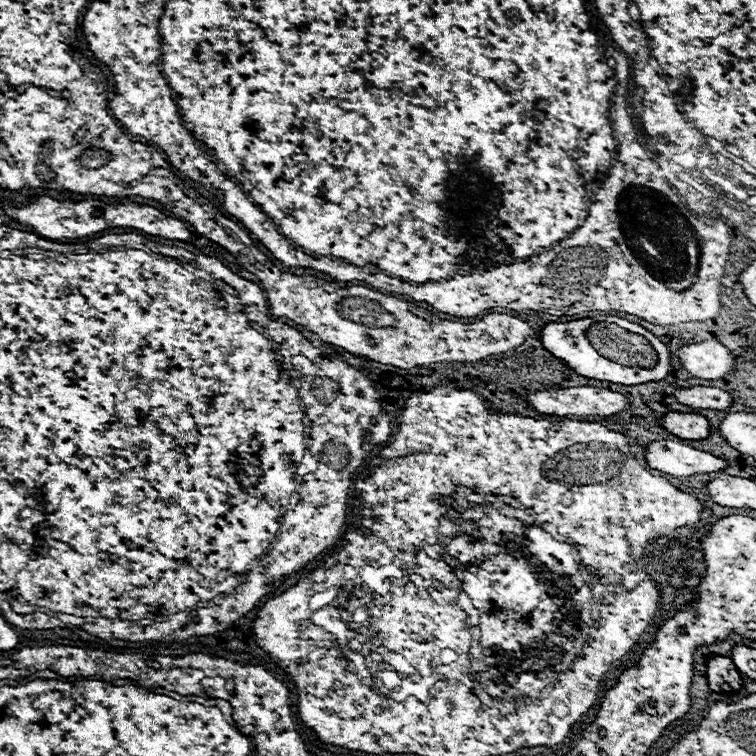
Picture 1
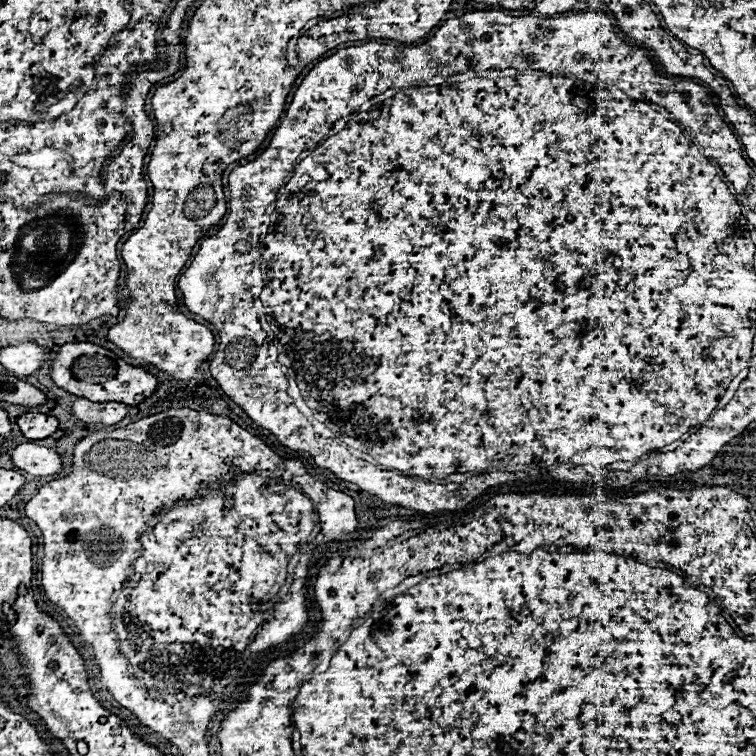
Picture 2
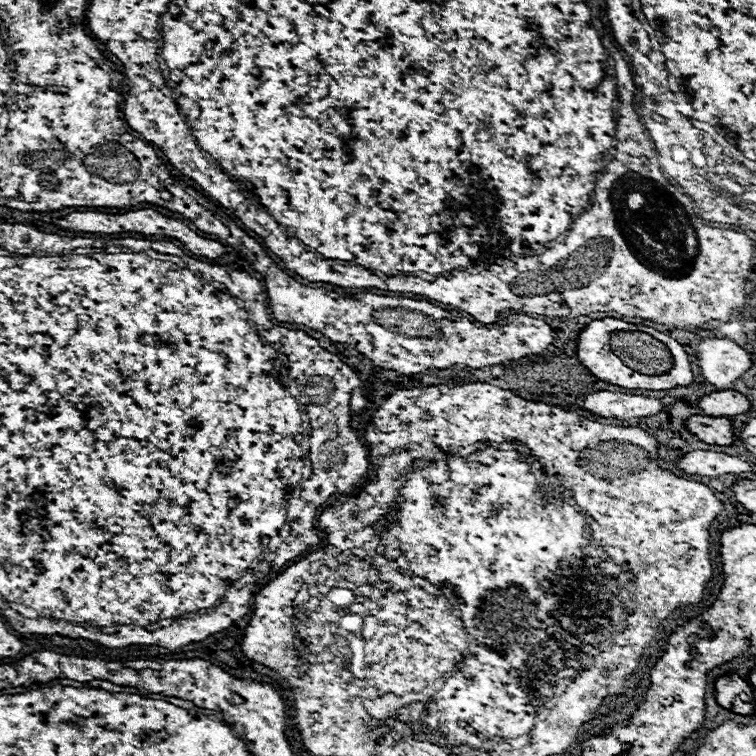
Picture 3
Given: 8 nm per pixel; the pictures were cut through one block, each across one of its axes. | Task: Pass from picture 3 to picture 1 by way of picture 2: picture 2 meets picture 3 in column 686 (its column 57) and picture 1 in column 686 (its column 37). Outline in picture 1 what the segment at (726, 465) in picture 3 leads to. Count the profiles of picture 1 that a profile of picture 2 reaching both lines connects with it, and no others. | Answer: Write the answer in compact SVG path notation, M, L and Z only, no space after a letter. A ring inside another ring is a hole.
M654 440L646 444L644 458L652 470L660 470L676 478L692 474L710 474L726 468L726 462L722 458L716 458L708 452L696 450L688 444L674 440Z

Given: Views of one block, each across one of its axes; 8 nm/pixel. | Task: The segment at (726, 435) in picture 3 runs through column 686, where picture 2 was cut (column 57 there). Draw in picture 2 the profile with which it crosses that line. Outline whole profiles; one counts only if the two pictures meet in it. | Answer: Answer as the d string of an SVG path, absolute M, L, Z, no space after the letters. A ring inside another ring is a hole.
M22 414L16 424L30 440L44 440L58 430L58 420L48 414Z

